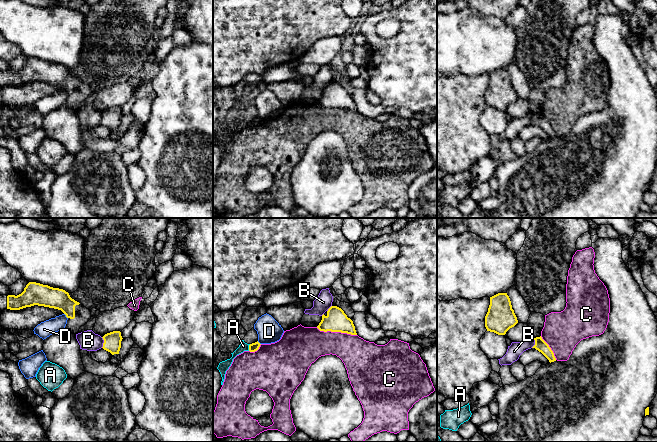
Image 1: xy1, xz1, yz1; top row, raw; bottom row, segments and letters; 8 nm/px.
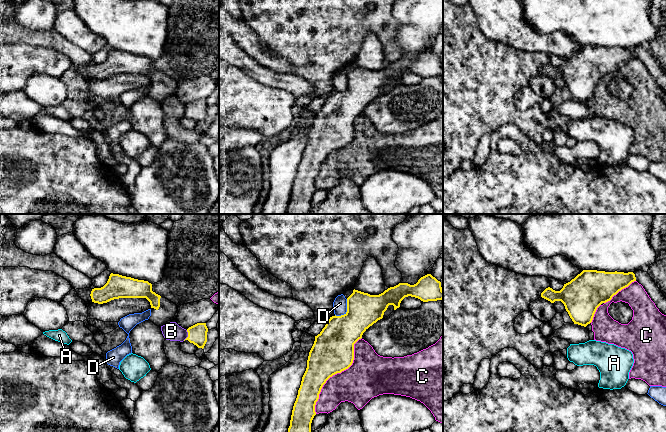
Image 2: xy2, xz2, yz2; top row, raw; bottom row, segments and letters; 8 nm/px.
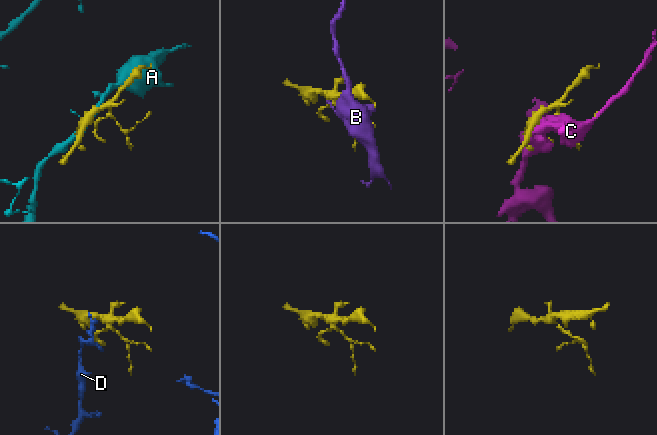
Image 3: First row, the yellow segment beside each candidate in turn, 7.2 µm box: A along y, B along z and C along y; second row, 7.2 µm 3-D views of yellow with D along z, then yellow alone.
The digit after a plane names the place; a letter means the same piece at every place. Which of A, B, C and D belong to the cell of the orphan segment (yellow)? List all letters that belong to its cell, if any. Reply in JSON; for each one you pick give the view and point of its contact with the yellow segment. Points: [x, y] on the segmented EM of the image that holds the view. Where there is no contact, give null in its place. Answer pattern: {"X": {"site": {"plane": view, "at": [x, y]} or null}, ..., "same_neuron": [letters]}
{"same_neuron": []}

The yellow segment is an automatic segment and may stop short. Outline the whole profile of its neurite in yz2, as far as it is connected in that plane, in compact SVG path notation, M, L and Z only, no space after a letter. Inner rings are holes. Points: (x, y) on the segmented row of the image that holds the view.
M583 270L560 291L546 288L541 297L554 303L561 301L574 324L586 327L597 308L610 301L622 289L636 281L633 272Z

